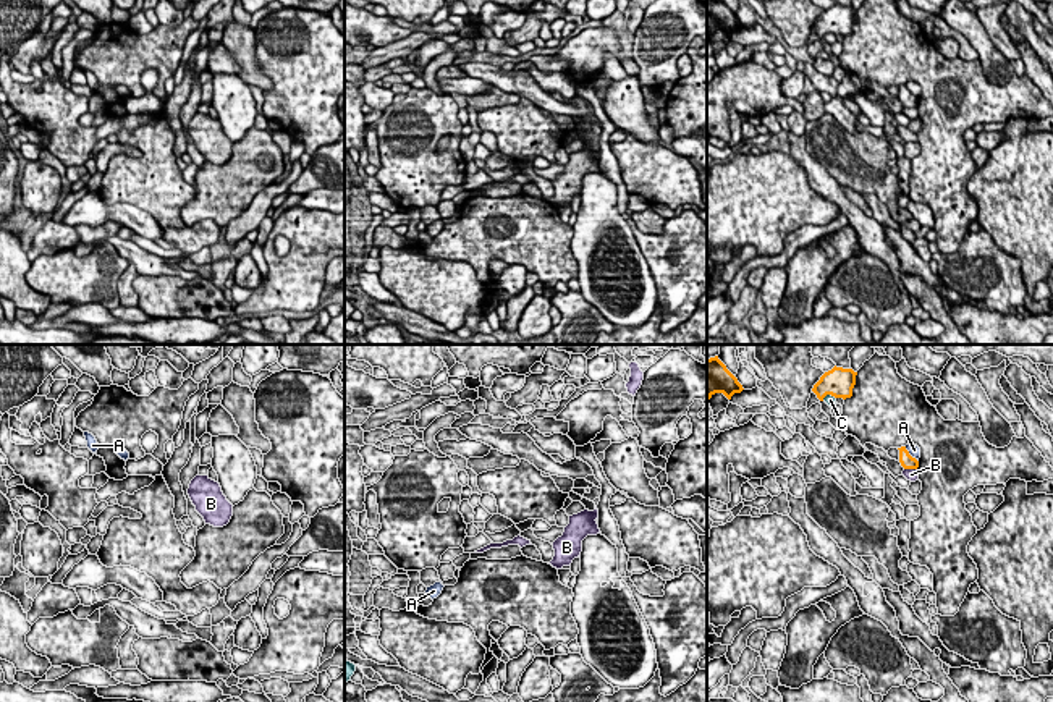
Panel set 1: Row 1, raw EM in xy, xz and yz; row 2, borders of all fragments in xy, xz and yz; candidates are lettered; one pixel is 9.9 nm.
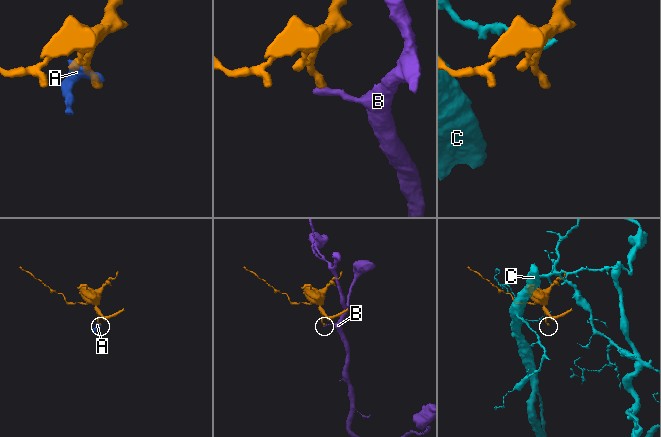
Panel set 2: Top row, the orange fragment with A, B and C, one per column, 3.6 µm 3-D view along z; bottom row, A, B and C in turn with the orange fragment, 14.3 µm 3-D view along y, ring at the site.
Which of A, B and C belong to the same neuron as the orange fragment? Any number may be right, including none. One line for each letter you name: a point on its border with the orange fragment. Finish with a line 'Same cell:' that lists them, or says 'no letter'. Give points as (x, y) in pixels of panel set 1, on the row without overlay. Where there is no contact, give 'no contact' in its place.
Same cell: no letter

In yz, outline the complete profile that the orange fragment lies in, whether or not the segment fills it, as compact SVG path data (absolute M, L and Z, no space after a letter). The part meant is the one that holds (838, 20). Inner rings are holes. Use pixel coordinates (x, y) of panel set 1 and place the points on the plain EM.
M833 5L831 8L825 10L820 18L814 23L812 29L817 32L820 39L827 32L835 36L851 36L852 26L856 23L856 13L852 6Z

